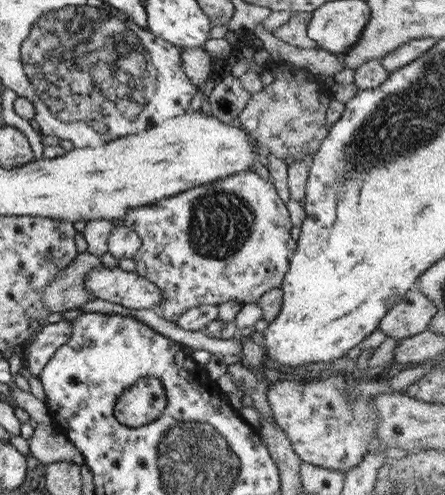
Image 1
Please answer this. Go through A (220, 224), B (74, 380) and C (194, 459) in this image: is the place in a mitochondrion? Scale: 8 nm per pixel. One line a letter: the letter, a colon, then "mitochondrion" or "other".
A: mitochondrion
B: other
C: mitochondrion

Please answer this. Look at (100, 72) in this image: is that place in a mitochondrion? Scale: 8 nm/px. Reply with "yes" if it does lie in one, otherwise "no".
yes

